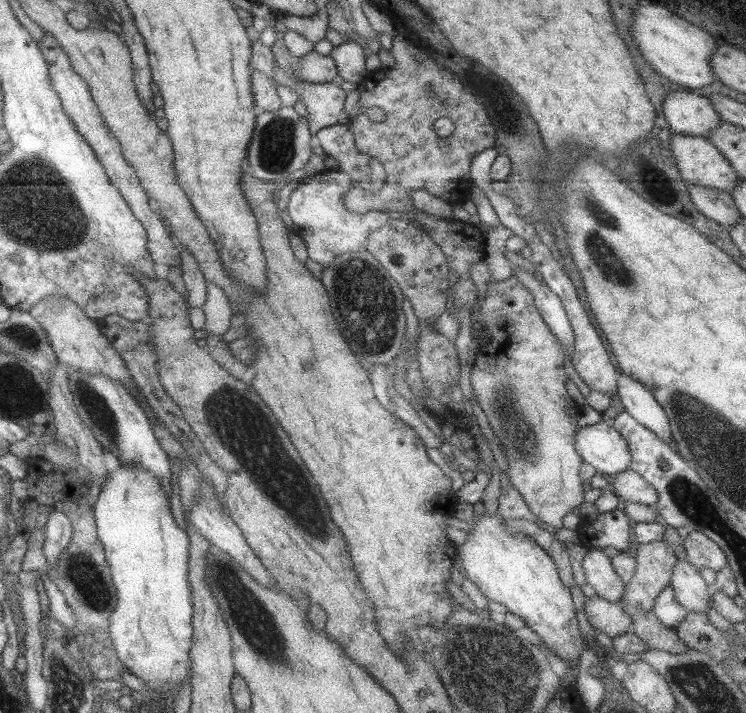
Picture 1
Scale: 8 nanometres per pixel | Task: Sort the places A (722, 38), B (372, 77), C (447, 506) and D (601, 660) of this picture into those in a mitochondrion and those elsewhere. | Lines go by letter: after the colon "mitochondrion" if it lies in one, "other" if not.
A: other
B: other
C: other
D: other

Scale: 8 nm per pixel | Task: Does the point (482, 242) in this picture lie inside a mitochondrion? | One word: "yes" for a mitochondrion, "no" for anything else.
no

